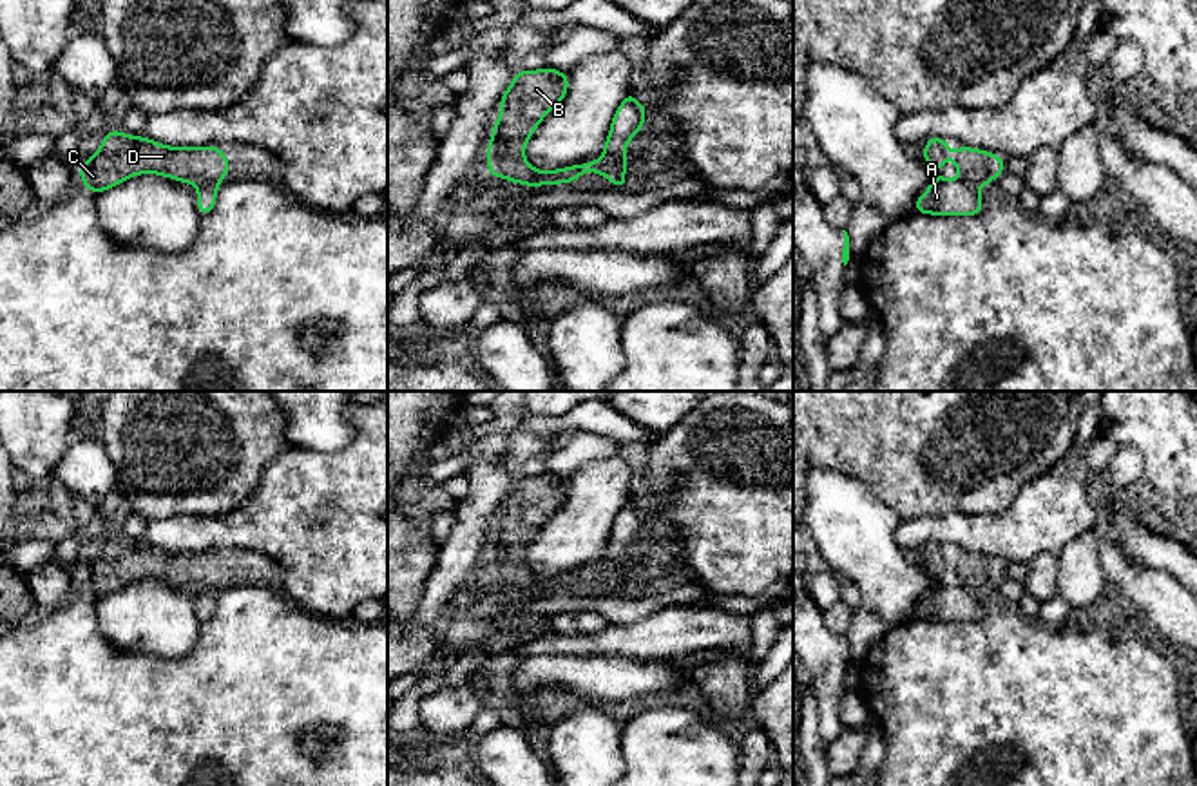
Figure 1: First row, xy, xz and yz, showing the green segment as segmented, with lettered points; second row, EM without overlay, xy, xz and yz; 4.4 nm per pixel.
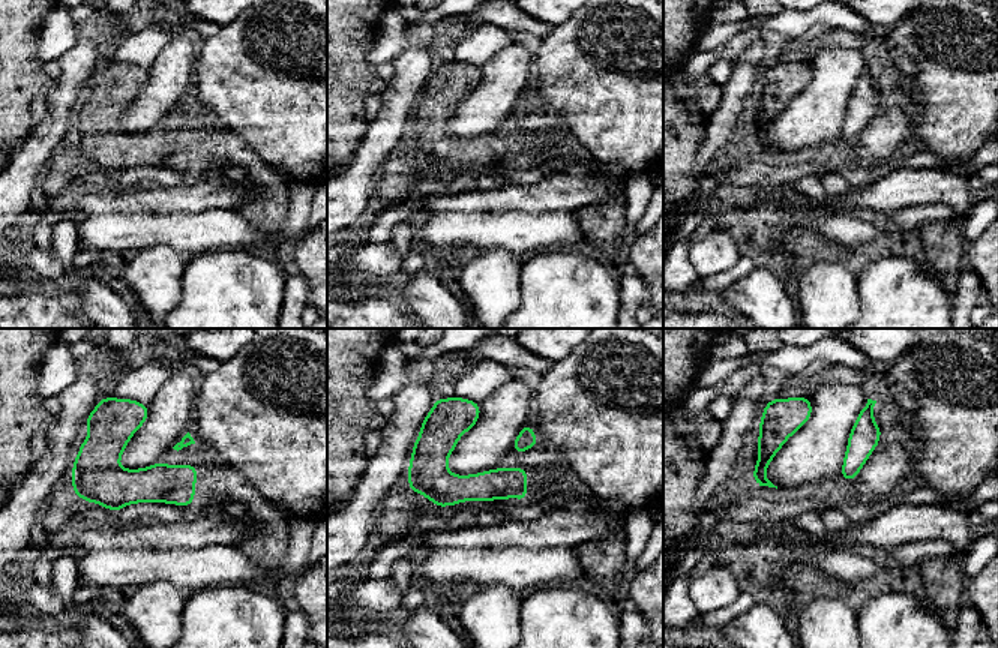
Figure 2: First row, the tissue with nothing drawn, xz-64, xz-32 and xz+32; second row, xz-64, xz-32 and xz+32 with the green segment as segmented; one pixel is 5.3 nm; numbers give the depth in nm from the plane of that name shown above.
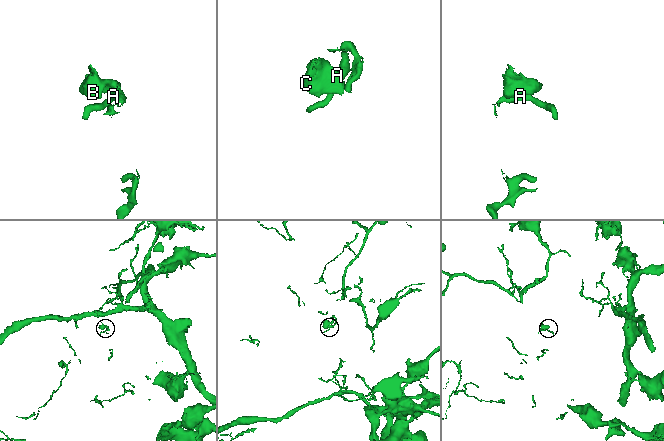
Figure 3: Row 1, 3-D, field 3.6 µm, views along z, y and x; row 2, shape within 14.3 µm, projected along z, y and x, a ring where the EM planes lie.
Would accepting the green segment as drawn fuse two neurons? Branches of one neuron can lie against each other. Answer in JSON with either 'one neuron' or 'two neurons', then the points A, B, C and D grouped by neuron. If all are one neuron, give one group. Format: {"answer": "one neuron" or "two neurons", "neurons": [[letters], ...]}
{"answer": "two neurons", "neurons": [["A"], ["B", "C", "D"]]}

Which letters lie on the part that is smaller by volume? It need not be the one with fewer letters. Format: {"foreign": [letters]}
{"foreign": ["B", "C", "D"]}

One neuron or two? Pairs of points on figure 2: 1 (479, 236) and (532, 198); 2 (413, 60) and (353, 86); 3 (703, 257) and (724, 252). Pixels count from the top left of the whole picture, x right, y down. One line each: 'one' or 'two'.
1: two
2: two
3: one

